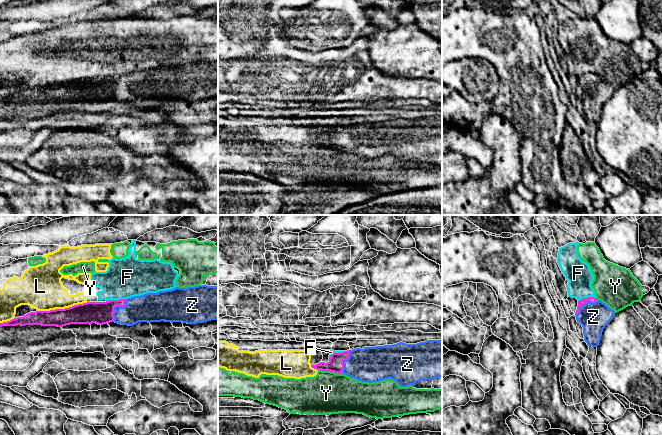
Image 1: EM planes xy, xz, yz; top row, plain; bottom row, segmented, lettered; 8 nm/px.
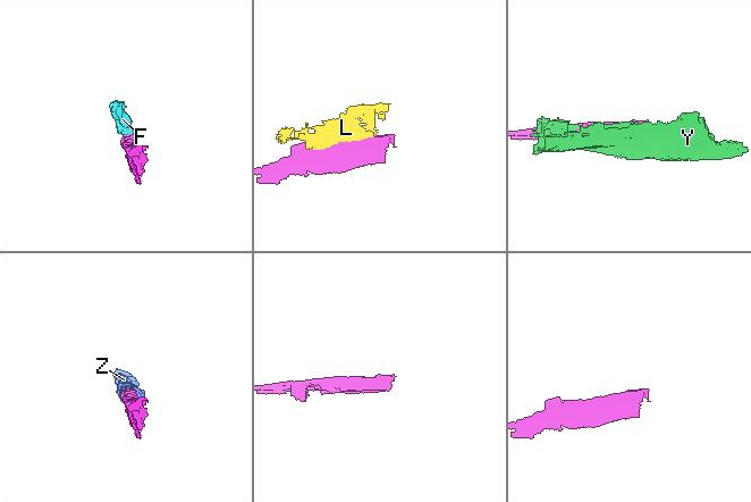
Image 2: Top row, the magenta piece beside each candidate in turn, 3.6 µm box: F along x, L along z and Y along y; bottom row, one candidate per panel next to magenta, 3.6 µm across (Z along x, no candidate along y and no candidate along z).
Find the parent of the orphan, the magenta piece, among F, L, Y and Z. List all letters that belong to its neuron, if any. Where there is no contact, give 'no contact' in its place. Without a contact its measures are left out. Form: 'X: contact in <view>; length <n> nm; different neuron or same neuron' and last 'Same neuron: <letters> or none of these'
F: contact in yz; length 150 nm; different neuron
L: contact in xy; length 400 nm; different neuron
Y: contact in xz; length 190 nm; different neuron
Z: contact in xy; length 200 nm; same neuron
Same neuron: Z

